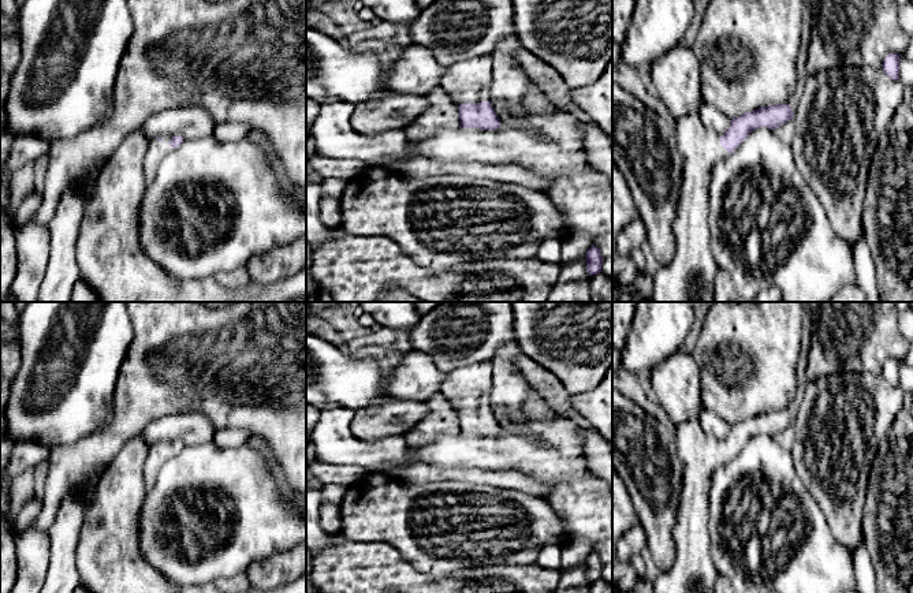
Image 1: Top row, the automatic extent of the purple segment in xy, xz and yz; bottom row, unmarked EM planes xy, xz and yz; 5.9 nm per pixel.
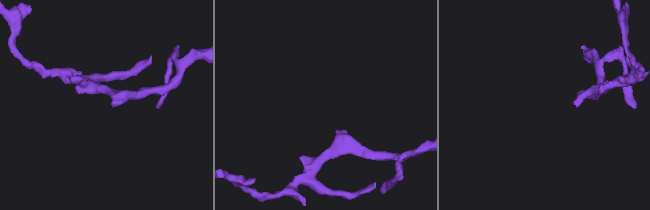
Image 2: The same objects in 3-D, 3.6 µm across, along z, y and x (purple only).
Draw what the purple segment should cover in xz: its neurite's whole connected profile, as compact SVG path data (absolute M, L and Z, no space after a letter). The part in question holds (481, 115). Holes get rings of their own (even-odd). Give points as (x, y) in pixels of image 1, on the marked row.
M477 56L450 66L440 86L459 109L459 127L498 130L500 119L488 101L492 81L492 56Z

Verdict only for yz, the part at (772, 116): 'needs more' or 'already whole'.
needs more

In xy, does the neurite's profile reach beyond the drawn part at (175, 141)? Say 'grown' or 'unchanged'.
grown

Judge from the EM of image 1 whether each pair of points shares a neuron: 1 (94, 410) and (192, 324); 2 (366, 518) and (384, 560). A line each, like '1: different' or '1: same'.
1: different
2: different

